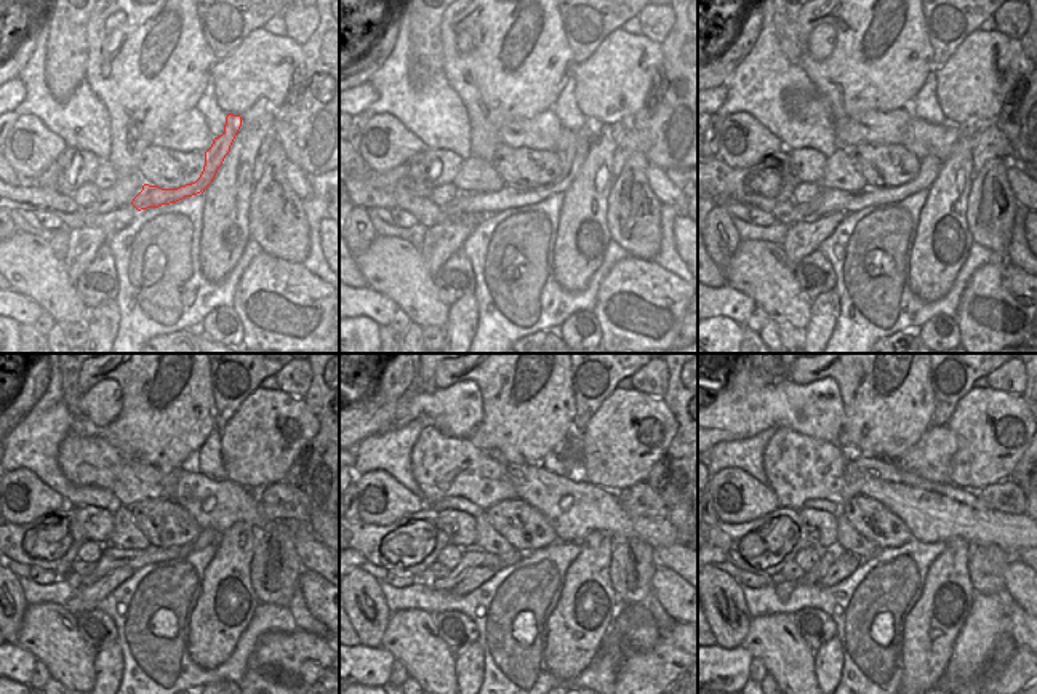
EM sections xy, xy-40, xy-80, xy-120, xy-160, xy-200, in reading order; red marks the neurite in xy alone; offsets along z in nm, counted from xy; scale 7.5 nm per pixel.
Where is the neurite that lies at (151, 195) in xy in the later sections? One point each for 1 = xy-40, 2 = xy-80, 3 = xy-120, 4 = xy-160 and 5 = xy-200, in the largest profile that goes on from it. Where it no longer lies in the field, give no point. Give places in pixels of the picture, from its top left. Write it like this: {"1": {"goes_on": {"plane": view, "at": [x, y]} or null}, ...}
{"1": {"goes_on": {"plane": "xy-40", "at": [508, 197]}}, "2": {"goes_on": {"plane": "xy-80", "at": [831, 200]}}, "3": {"goes_on": {"plane": "xy-120", "at": [112, 558]}}, "4": {"goes_on": {"plane": "xy-160", "at": [472, 558]}}, "5": {"goes_on": {"plane": "xy-200", "at": [828, 557]}}}

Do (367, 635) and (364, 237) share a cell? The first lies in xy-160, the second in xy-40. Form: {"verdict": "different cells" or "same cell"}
{"verdict": "same cell"}

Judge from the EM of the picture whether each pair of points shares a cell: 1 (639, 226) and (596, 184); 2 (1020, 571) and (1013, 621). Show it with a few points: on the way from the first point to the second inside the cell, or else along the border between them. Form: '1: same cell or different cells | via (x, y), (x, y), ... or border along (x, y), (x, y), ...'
1: different cells | border along (615, 178), (608, 195), (608, 232)
2: different cells | border along (1005, 592), (1020, 606)

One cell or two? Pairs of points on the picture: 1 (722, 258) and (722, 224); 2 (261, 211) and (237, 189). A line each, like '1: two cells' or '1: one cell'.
1: one cell
2: two cells

